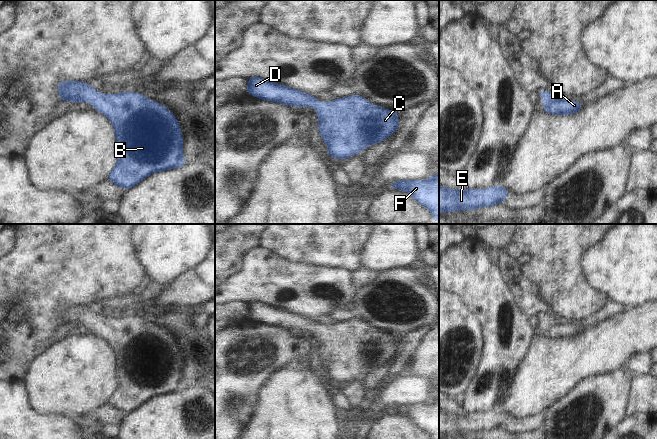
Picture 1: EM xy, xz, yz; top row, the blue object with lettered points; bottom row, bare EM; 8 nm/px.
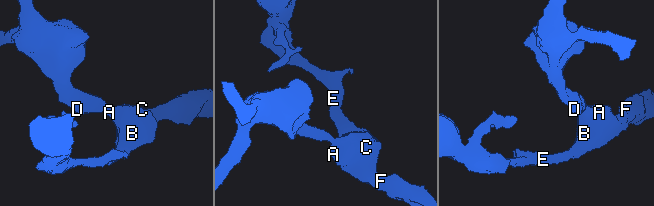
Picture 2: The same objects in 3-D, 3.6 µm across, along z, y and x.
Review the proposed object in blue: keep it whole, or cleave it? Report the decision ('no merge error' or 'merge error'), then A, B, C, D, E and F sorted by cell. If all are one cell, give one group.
no merge error | A B C D E F

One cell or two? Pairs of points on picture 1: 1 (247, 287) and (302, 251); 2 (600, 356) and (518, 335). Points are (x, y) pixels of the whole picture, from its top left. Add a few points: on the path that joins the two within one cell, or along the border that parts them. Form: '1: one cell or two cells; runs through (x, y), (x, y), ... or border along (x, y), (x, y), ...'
1: two cells; border along (267, 249), (289, 261), (311, 264)
2: two cells; border along (534, 334), (531, 345), (521, 360)

